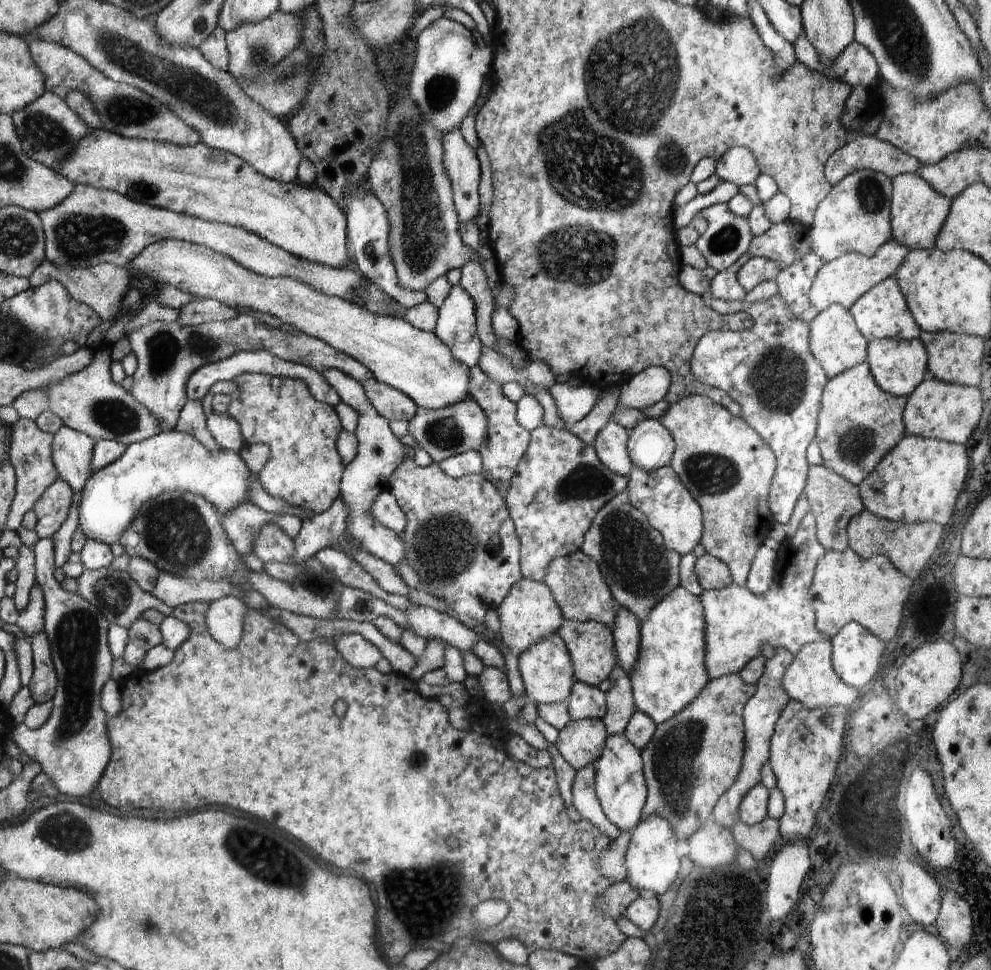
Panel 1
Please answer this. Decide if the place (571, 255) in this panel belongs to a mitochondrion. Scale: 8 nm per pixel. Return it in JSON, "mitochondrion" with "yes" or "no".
{"mitochondrion":"yes"}

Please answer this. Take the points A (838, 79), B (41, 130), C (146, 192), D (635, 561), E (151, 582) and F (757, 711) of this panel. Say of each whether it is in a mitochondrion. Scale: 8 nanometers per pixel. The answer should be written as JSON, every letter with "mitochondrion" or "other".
{"A":"other","B":"mitochondrion","C":"other","D":"mitochondrion","E":"mitochondrion","F":"other"}

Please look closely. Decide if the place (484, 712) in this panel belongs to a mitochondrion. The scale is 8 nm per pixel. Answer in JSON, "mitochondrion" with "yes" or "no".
{"mitochondrion":"no"}

